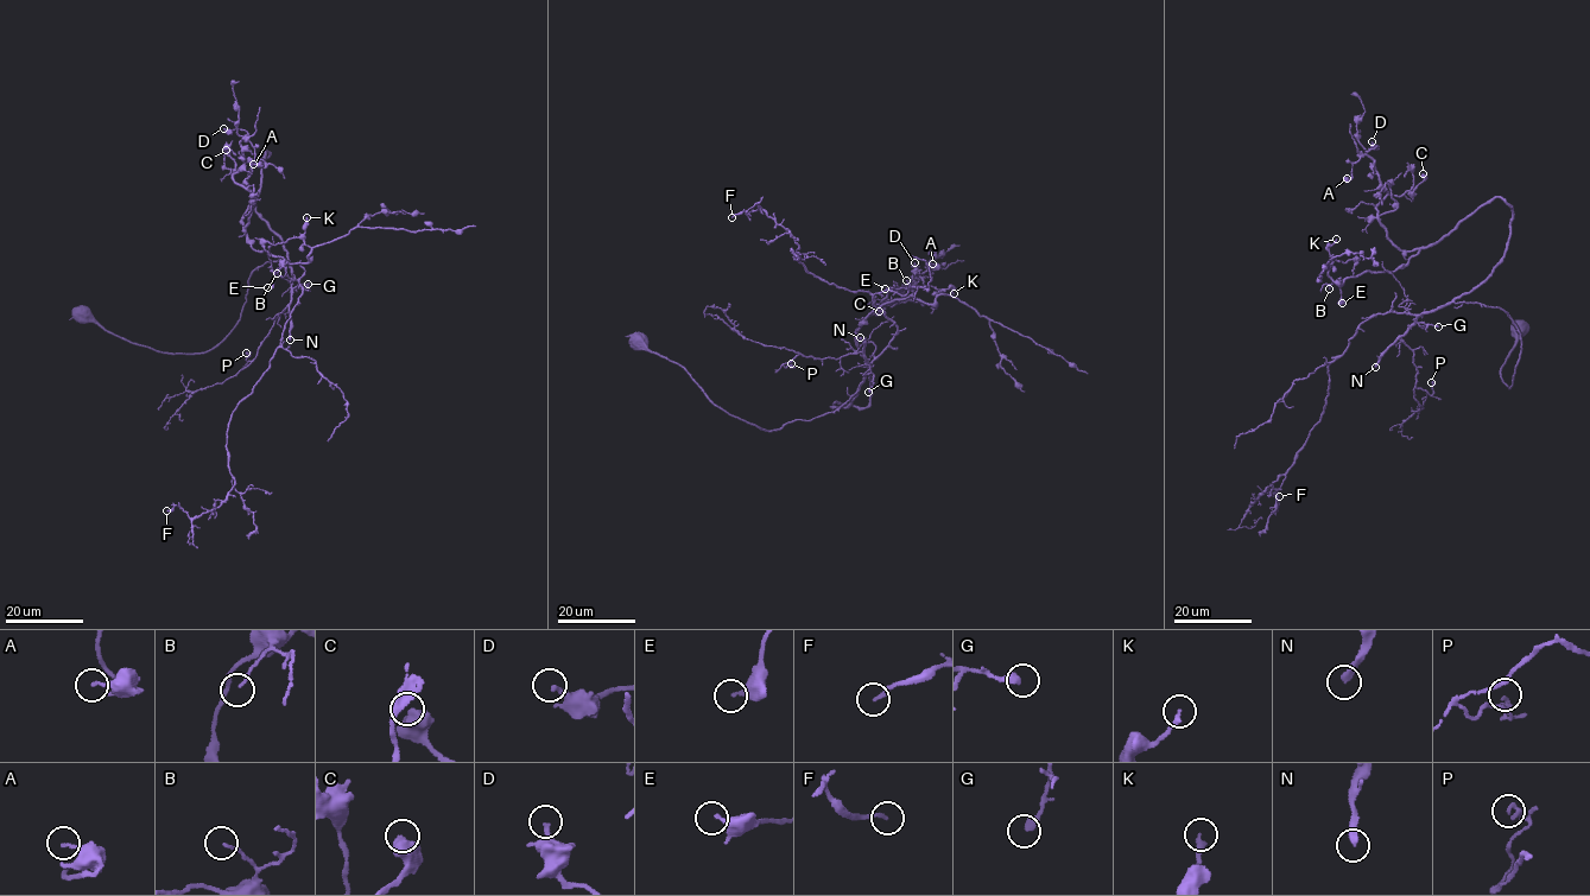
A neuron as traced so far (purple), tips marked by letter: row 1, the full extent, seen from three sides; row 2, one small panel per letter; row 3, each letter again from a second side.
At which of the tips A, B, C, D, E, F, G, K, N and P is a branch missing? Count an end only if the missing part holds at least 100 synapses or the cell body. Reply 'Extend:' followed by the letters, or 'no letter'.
Extend: N

